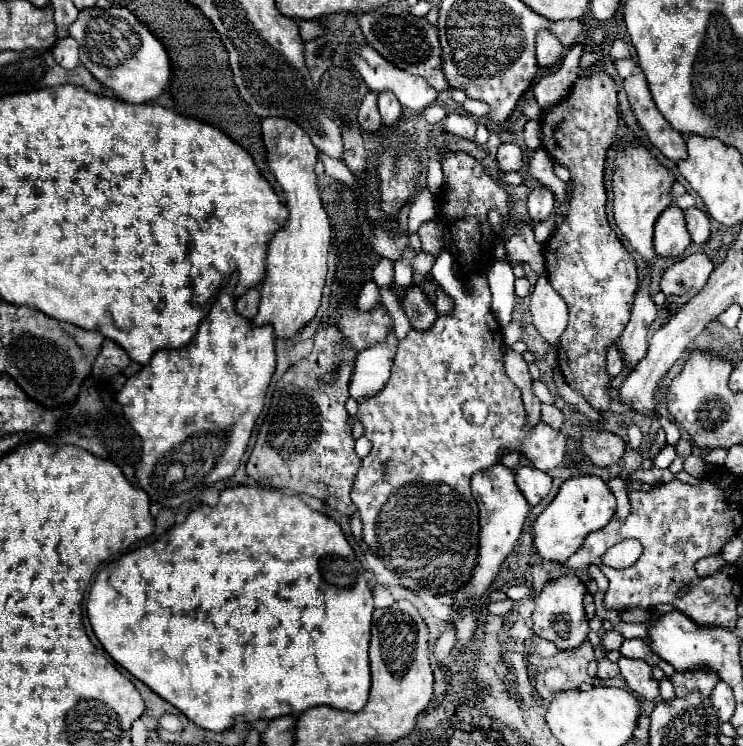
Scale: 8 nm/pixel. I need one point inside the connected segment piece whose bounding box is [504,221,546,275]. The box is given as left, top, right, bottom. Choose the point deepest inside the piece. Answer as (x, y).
(522, 247)

